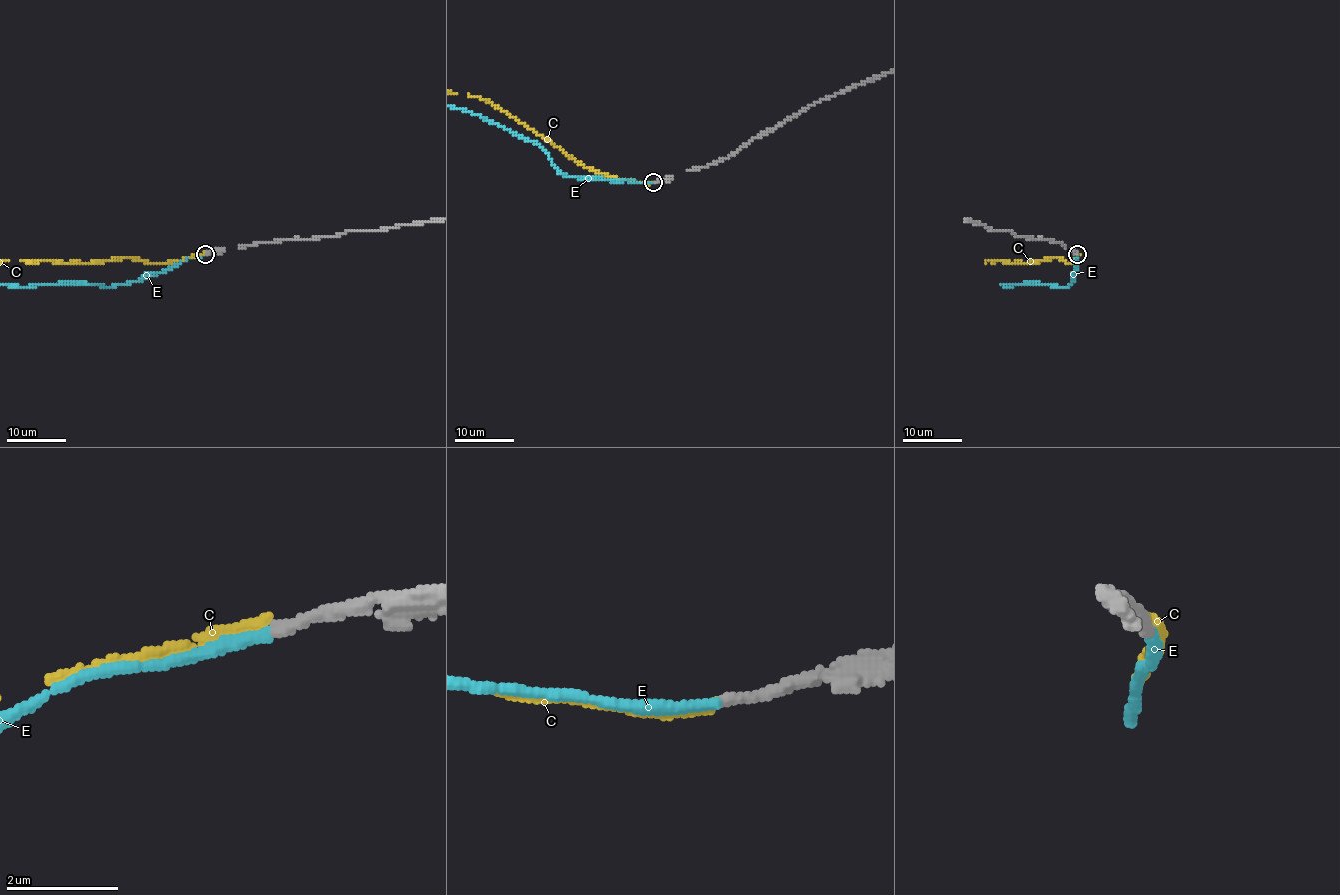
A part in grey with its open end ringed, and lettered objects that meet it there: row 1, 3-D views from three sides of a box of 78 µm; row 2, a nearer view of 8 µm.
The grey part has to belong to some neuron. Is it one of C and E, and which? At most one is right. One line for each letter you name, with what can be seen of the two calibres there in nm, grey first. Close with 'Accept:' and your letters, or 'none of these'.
E: 200 nm thick on the grey side, 200 nm on the other
Accept: E

